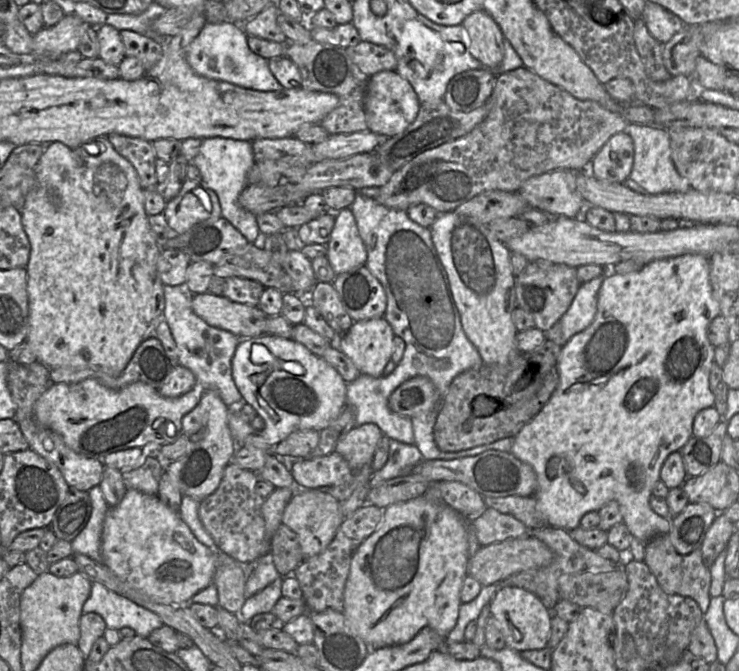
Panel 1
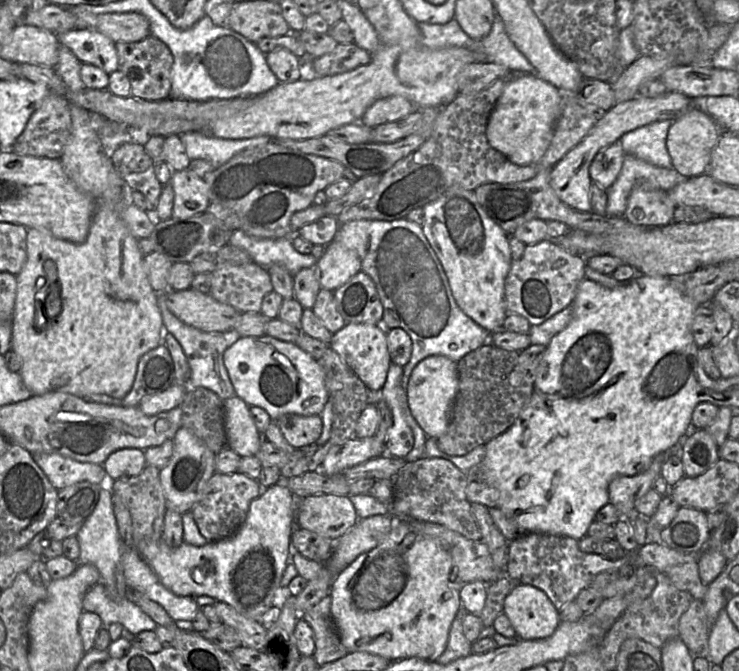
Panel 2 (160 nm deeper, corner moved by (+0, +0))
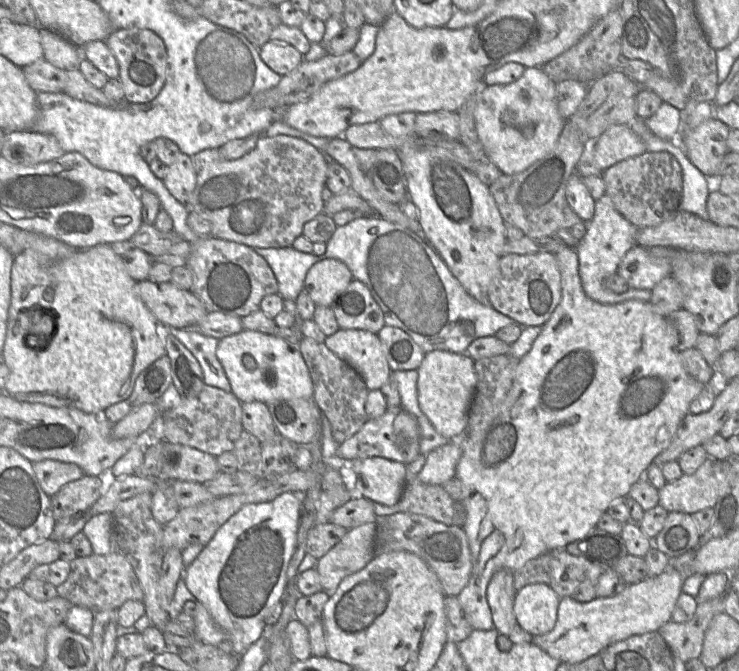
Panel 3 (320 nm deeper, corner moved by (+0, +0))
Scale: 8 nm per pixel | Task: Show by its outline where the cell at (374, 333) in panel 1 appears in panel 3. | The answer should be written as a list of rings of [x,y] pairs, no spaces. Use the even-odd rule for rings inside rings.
[[[338,329],[327,336],[326,347],[350,364],[369,390],[378,390],[391,376],[391,370],[377,334],[361,329]]]

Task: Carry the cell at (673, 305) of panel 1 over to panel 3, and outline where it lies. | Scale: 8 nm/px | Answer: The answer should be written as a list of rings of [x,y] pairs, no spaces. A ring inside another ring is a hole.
[[[565,246],[555,254],[561,275],[562,297],[549,320],[542,326],[530,351],[524,355],[516,368],[513,385],[508,392],[500,413],[493,424],[482,434],[462,435],[459,440],[462,456],[456,467],[456,477],[463,484],[462,505],[465,508],[463,528],[468,537],[472,571],[470,579],[457,596],[463,608],[465,618],[475,630],[491,630],[494,628],[492,614],[487,602],[486,590],[493,575],[501,569],[512,572],[522,568],[528,561],[548,553],[554,549],[565,548],[569,543],[586,536],[597,527],[600,517],[607,511],[616,498],[629,495],[632,485],[644,478],[649,466],[656,456],[671,443],[678,427],[689,413],[691,402],[705,389],[709,388],[692,378],[685,370],[681,352],[677,349],[679,334],[668,316],[657,314],[650,302],[627,300],[617,304],[602,304],[585,294],[580,277],[576,249]]]

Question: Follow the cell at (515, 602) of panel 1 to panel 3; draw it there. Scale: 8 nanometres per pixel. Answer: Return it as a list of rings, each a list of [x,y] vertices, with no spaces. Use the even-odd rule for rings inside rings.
[[[545,583],[525,585],[516,593],[514,613],[519,626],[532,636],[550,632],[557,621],[561,598]]]

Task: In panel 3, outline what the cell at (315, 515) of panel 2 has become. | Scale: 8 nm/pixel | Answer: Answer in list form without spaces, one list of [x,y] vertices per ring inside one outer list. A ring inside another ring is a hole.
[[[355,496],[334,511],[330,522],[350,530],[365,523],[377,522],[377,519],[374,503],[363,496]]]

